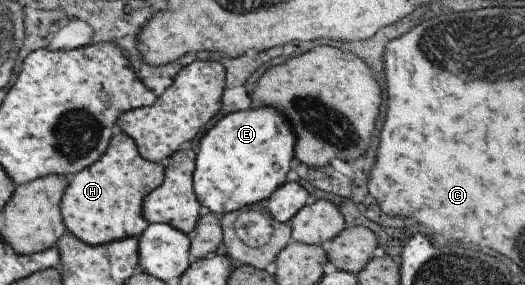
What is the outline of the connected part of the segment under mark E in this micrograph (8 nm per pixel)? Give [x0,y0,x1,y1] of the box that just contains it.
[192,107,295,217]

